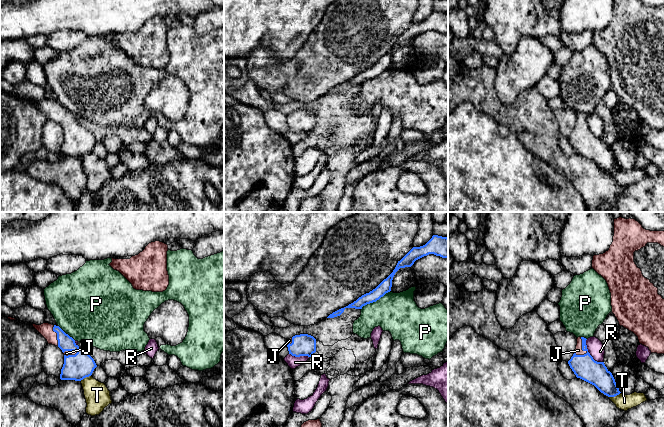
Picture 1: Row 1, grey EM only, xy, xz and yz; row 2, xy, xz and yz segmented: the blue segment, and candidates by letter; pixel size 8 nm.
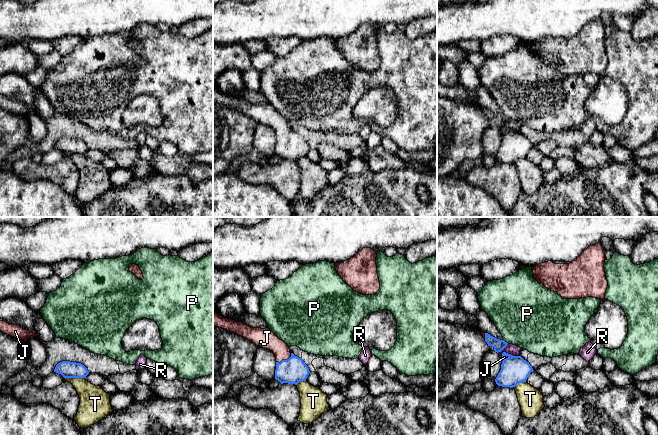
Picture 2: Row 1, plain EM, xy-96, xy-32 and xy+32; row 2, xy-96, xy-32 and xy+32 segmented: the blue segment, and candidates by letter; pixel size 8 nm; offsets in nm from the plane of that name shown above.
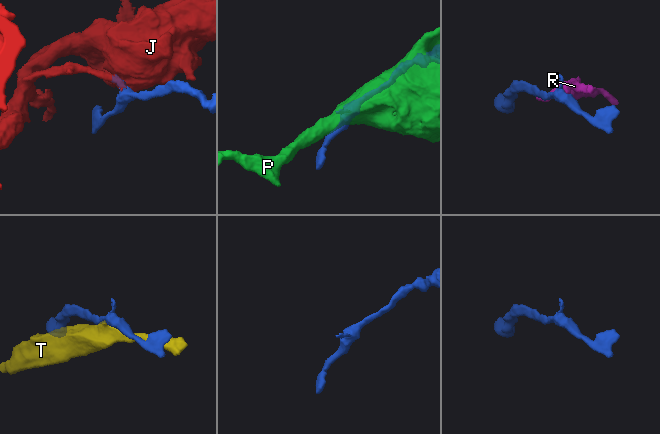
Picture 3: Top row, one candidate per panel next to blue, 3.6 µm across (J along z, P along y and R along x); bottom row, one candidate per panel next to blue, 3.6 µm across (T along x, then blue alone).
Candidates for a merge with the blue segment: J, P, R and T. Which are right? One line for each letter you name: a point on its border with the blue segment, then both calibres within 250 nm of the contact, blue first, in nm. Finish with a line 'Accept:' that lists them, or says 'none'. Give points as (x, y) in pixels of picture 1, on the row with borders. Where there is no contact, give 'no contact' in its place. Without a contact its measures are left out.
J: yz (583, 350) | 190/60 nm
Accept: J

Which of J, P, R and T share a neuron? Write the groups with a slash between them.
J / P / R / T

